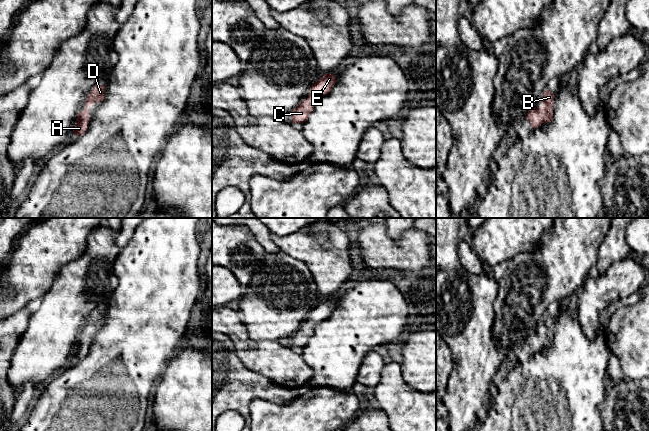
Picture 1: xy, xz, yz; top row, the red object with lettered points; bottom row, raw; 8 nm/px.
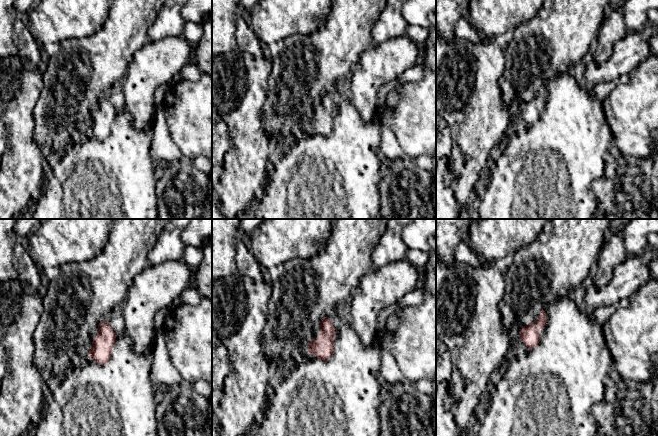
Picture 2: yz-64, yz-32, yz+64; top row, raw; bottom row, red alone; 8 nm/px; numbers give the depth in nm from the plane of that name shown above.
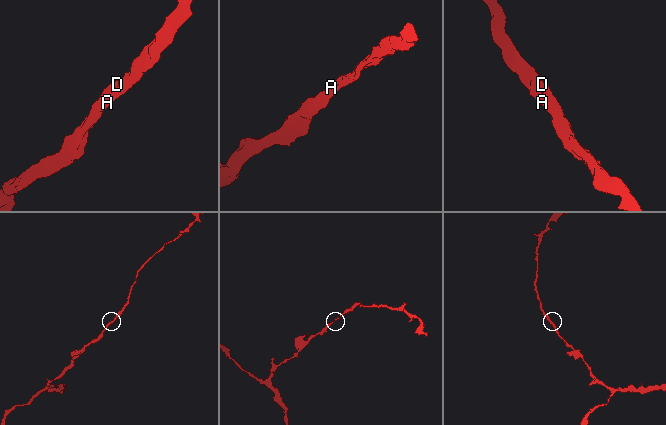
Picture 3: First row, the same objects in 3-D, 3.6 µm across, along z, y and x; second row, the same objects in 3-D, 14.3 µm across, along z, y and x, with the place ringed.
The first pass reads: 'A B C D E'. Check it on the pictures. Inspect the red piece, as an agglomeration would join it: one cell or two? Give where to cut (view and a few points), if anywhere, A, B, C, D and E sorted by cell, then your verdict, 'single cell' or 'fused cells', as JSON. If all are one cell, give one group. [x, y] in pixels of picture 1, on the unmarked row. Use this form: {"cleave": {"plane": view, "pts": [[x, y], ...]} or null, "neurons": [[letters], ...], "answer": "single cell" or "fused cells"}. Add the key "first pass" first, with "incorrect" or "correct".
{"first pass": "correct", "cleave": null, "neurons": [["A", "B", "C", "D", "E"]], "answer": "single cell"}

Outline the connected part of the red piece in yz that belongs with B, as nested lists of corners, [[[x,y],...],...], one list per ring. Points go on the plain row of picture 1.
[[[546,314],[542,319],[541,328],[541,331],[531,332],[526,339],[532,352],[538,352],[541,348],[552,345],[554,317]]]

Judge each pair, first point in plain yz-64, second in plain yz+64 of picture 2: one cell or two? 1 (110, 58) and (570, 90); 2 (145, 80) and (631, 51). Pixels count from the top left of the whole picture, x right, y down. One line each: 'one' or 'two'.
1: two
2: one

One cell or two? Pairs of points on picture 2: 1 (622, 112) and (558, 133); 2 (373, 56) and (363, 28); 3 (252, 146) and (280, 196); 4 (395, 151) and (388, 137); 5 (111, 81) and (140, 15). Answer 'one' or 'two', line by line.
1: two
2: two
3: two
4: one
5: one

